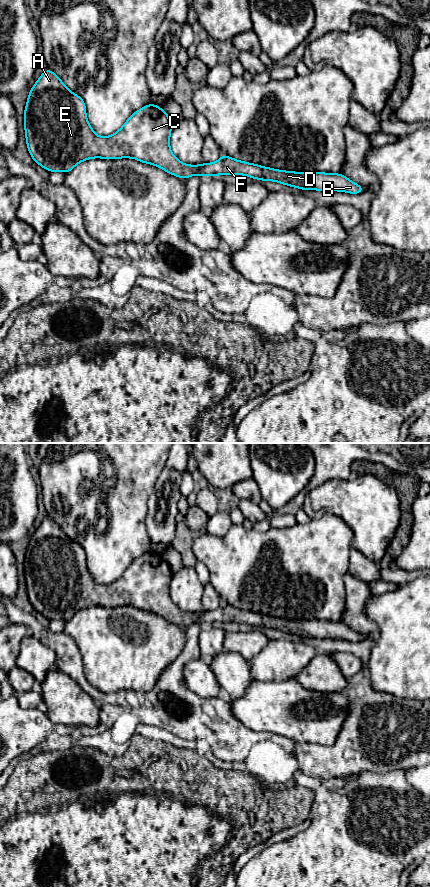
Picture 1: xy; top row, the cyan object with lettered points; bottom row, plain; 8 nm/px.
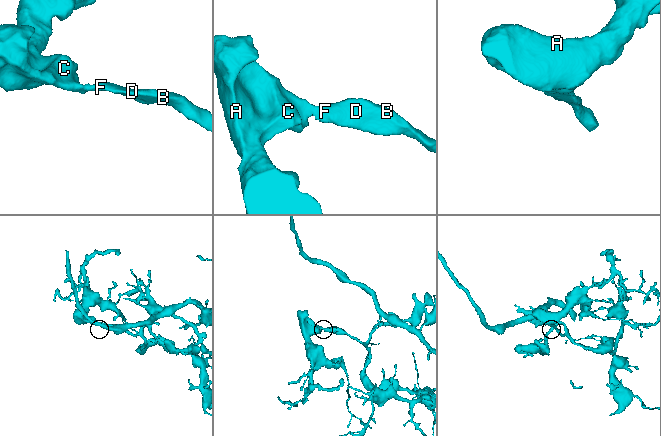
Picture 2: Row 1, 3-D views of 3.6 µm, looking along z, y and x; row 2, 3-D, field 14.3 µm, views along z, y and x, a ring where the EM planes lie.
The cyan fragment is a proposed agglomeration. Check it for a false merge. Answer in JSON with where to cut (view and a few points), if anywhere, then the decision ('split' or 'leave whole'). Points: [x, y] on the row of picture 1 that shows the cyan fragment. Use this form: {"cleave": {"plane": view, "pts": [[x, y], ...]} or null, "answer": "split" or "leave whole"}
{"cleave": null, "answer": "leave whole"}

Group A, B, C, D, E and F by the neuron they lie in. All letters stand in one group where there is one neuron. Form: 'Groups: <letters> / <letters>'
Groups: A B C D E F

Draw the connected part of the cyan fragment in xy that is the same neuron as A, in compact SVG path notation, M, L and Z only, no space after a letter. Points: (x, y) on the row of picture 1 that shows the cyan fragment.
M46 69L29 92L24 112L26 144L32 159L49 172L69 173L78 163L91 158L134 158L157 166L181 179L193 175L245 175L262 181L276 181L301 190L340 191L358 194L366 188L349 180L341 173L292 172L243 162L227 155L214 163L187 165L180 162L170 150L172 122L165 110L151 103L134 112L114 134L106 137L94 133L86 117L83 99L71 92L58 76Z

